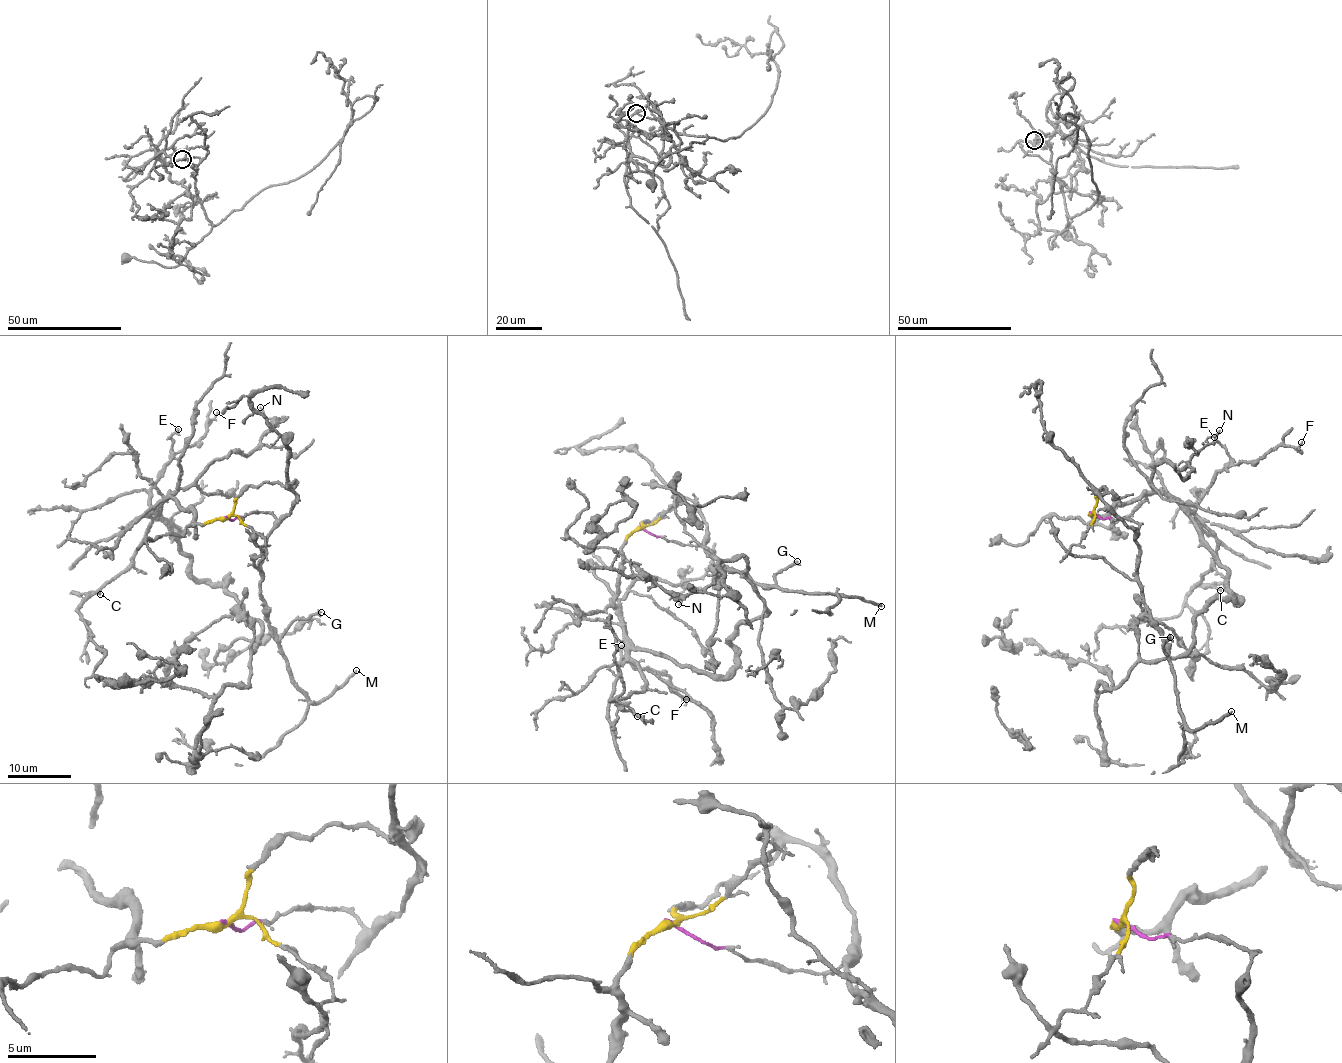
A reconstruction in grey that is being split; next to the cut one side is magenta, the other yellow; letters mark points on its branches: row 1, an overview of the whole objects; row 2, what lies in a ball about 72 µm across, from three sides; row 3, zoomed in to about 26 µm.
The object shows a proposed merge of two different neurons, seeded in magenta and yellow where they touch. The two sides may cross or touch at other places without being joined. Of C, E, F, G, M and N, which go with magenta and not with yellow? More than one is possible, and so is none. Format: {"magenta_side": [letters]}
{"magenta_side": ["G", "M"]}

